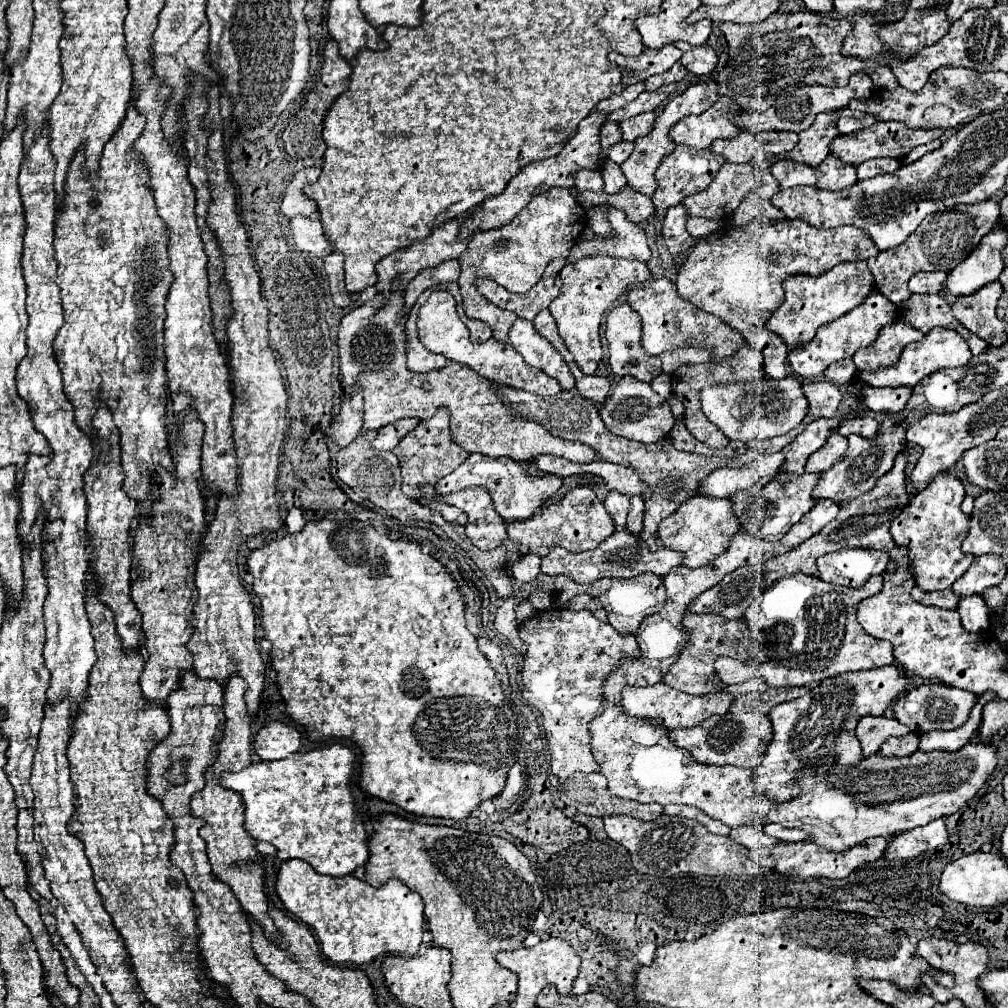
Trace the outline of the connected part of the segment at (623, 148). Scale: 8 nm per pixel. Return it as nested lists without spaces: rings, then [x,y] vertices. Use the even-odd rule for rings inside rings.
[[[621,141],[613,145],[607,151],[607,158],[617,164],[623,164],[634,150],[634,144],[628,141]]]

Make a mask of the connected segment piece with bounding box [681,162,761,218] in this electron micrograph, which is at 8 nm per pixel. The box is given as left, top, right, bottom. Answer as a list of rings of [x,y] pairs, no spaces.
[[[751,162],[723,164],[709,188],[685,196],[681,206],[685,206],[689,216],[729,218],[745,200],[745,196],[757,186],[761,186],[761,178]]]

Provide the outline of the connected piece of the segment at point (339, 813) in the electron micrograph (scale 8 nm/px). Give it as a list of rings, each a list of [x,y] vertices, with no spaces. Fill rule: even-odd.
[[[331,744],[327,748],[317,748],[309,752],[295,752],[283,760],[259,762],[243,768],[241,772],[223,772],[221,784],[243,796],[245,802],[245,830],[255,838],[273,844],[277,850],[289,854],[289,858],[299,858],[309,862],[319,874],[345,876],[353,874],[355,868],[365,866],[369,858],[369,836],[365,830],[363,814],[355,806],[355,796],[349,790],[355,752],[343,744]]]

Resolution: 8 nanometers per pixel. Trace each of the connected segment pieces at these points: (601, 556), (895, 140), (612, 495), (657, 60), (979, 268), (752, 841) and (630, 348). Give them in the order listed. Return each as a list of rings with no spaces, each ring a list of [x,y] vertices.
[[[615,530],[611,538],[603,540],[595,550],[587,550],[581,554],[571,554],[565,548],[553,548],[541,562],[541,572],[543,574],[565,574],[573,578],[579,584],[591,584],[597,578],[633,578],[643,572],[653,572],[657,576],[665,576],[671,568],[679,566],[683,562],[683,554],[669,550],[669,548],[659,548],[657,552],[651,552],[645,548],[645,542],[641,536],[631,534],[629,530]]]
[[[875,122],[873,126],[867,126],[855,134],[841,134],[831,142],[831,154],[835,158],[839,158],[843,164],[855,164],[859,166],[861,162],[869,160],[869,158],[883,158],[883,156],[891,156],[891,158],[905,158],[915,146],[919,144],[927,144],[935,138],[943,136],[943,132],[931,132],[931,130],[913,130],[907,128],[905,124],[899,122]]]
[[[613,490],[613,492],[609,492],[609,496],[607,496],[607,500],[603,504],[605,504],[607,512],[611,514],[611,518],[615,520],[615,524],[619,528],[625,528],[627,512],[629,512],[629,498],[625,494]]]
[[[667,44],[659,50],[645,48],[639,56],[623,56],[619,52],[611,52],[609,60],[615,62],[621,70],[621,82],[623,86],[645,82],[649,76],[667,72],[677,60],[681,58],[681,50],[673,44]]]
[[[1001,222],[981,240],[981,244],[947,274],[947,284],[943,284],[943,292],[963,296],[977,292],[985,284],[999,278],[1001,270],[1005,268],[1001,260],[1001,250],[1007,244],[1005,226]]]
[[[735,826],[731,828],[731,834],[729,838],[733,838],[735,842],[747,846],[747,848],[755,848],[755,846],[777,846],[781,844],[781,840],[773,838],[773,836],[767,836],[763,832],[763,826]]]
[[[627,302],[617,304],[611,310],[611,314],[607,316],[605,336],[607,336],[607,342],[609,342],[609,364],[611,364],[611,368],[617,376],[633,376],[637,380],[651,382],[655,376],[661,374],[659,356],[647,354],[641,346],[641,320]]]

